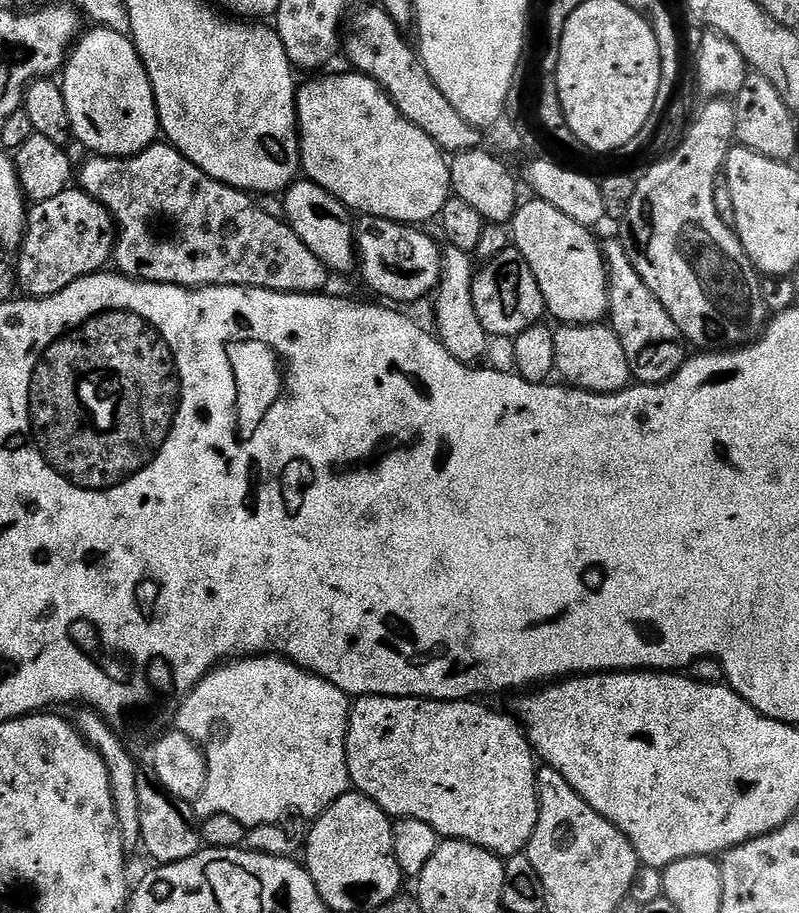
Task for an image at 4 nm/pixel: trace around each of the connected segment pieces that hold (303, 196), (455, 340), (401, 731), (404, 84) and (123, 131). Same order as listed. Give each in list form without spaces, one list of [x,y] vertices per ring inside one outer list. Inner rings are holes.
[[[307,178],[297,179],[291,187],[285,189],[282,199],[284,201],[284,220],[322,263],[328,267],[329,273],[348,272],[357,267],[358,249],[356,247],[356,234],[349,209],[344,207],[340,200],[334,198],[324,187],[318,186]]]
[[[447,245],[441,251],[442,270],[440,271],[440,282],[436,291],[436,328],[437,339],[443,342],[446,350],[454,355],[454,358],[464,364],[477,363],[488,348],[490,334],[482,326],[478,319],[477,311],[473,302],[473,278],[476,273],[473,257],[458,247]]]
[[[361,696],[351,705],[348,713],[348,737],[344,740],[346,742],[346,758],[348,759],[348,778],[351,787],[355,791],[360,792],[362,795],[366,795],[377,803],[382,811],[387,812],[392,818],[399,818],[402,820],[417,820],[418,822],[426,822],[426,826],[434,826],[436,833],[442,838],[450,840],[465,840],[470,842],[474,846],[484,848],[488,852],[494,853],[495,856],[501,858],[507,858],[509,856],[521,855],[527,849],[530,838],[534,834],[534,826],[538,822],[538,810],[540,809],[540,799],[536,797],[536,773],[538,771],[538,757],[535,752],[532,751],[532,743],[528,740],[525,731],[521,728],[521,725],[517,723],[515,719],[512,720],[508,716],[503,716],[500,712],[495,712],[492,708],[487,708],[487,703],[477,702],[475,699],[471,700],[422,700],[418,696]]]
[[[384,7],[360,8],[351,16],[352,13],[347,17],[342,28],[342,52],[343,55],[348,55],[348,60],[352,63],[349,65],[361,76],[368,76],[374,82],[378,82],[378,86],[392,99],[394,106],[398,106],[400,113],[410,122],[414,122],[414,126],[418,126],[418,130],[422,130],[422,134],[426,134],[433,140],[440,147],[441,152],[455,154],[481,147],[481,129],[466,122],[466,118],[462,118],[462,114],[458,114],[458,110],[454,110],[454,106],[450,106],[446,94],[442,94],[442,90],[438,90],[434,78],[425,70],[419,51],[413,45],[412,48],[408,45],[408,40],[404,37],[405,33],[396,25],[394,18],[390,18],[390,14],[386,14]]]
[[[99,26],[89,29],[77,39],[62,69],[73,137],[80,139],[89,153],[98,156],[136,156],[157,143],[161,135],[160,115],[148,71],[129,37]]]

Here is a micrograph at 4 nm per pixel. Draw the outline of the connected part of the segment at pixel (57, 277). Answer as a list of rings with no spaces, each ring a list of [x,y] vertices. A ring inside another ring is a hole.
[[[70,186],[62,194],[58,194],[55,198],[50,198],[46,202],[41,204],[32,204],[28,208],[28,222],[24,230],[24,238],[20,242],[18,249],[18,255],[20,255],[20,261],[15,261],[15,269],[17,278],[19,280],[19,291],[28,298],[39,298],[42,296],[53,296],[58,294],[62,290],[66,290],[66,286],[70,286],[70,282],[78,282],[84,276],[95,276],[97,272],[101,271],[105,267],[104,264],[113,259],[114,249],[116,247],[116,222],[112,219],[112,215],[109,214],[108,208],[102,206],[95,200],[90,194],[86,194],[84,189],[79,186]]]

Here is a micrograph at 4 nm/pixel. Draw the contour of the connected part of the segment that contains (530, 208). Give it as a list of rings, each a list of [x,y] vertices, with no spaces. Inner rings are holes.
[[[532,198],[529,204],[521,203],[510,221],[510,236],[516,251],[526,258],[534,278],[538,278],[538,290],[542,290],[544,307],[549,317],[560,320],[561,325],[599,324],[608,314],[608,267],[604,265],[601,245],[596,244],[593,233],[574,218],[566,218],[562,210],[550,206],[545,200]]]

